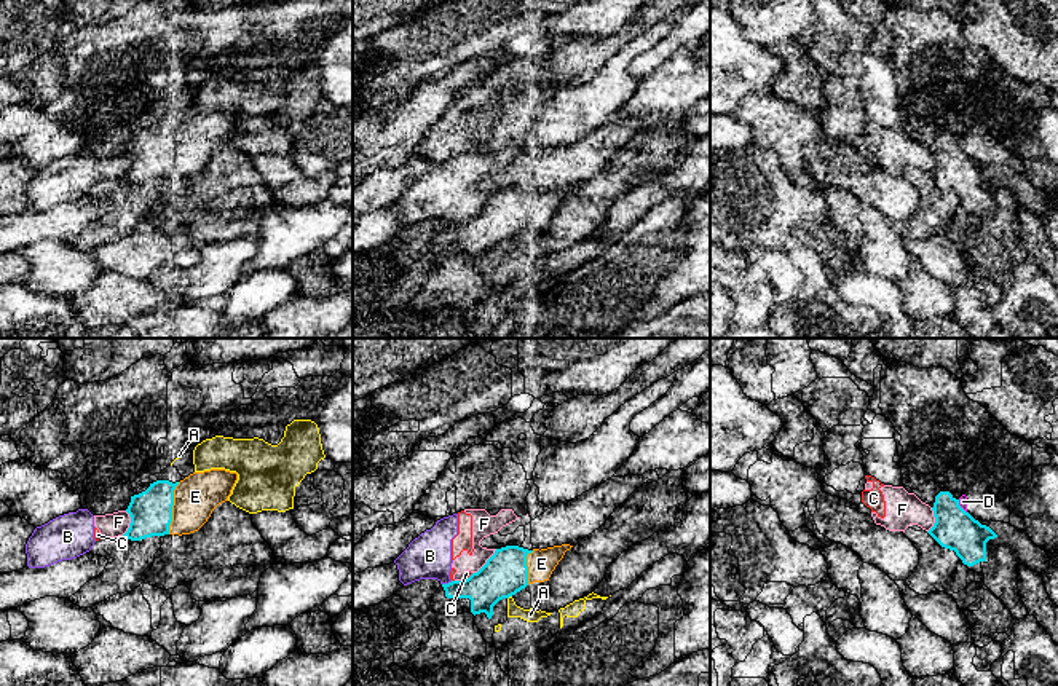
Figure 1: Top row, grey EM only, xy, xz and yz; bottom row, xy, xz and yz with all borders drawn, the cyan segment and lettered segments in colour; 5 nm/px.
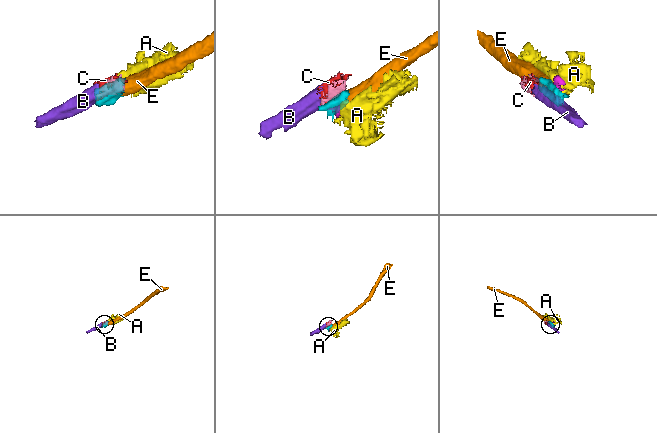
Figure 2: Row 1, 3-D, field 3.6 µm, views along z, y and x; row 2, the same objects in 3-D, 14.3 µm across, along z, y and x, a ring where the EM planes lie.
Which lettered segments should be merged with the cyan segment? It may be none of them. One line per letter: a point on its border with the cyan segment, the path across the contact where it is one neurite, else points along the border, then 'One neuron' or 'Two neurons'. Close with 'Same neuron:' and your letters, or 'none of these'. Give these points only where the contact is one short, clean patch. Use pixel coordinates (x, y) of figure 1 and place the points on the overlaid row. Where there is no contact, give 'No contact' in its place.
A: Touches cyan at xz (509, 595). Two neurons
B: Touches cyan at xz (449, 583). Boundary: xz (452, 581), (442, 584). Two neurons
C: Touches cyan at xz (469, 576). Boundary: xz (473, 573), (466, 579). Two neurons
D: Touches cyan at yz (959, 506). Boundary: yz (958, 500), (958, 504), (966, 512). Two neurons
E: Touches cyan at xy (171, 508). One neuron
F: Touches cyan at xz (487, 562). Two neurons
Same neuron: E

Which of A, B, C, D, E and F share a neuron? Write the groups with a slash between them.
A D / B C F / E

